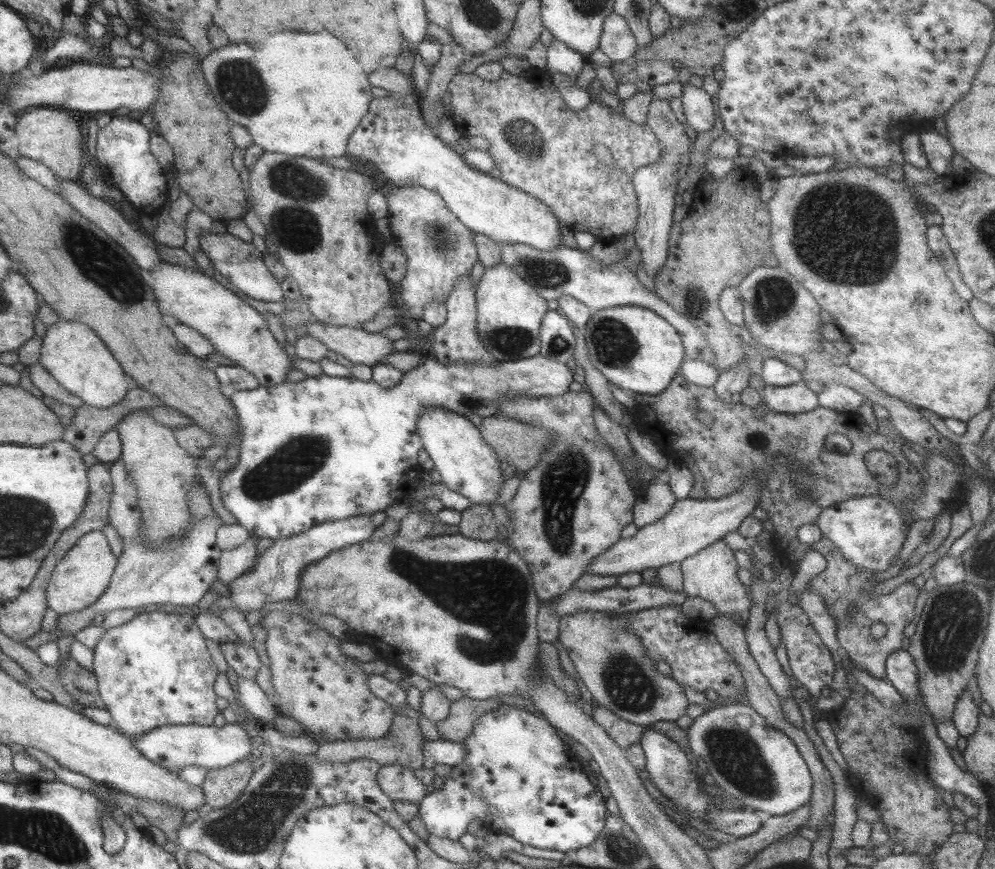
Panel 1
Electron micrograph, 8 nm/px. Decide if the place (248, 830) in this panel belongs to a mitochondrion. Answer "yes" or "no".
yes

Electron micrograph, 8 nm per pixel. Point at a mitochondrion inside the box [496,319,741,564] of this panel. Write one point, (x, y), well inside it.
(559, 497)

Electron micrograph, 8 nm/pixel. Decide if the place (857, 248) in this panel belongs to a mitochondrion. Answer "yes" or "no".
yes

